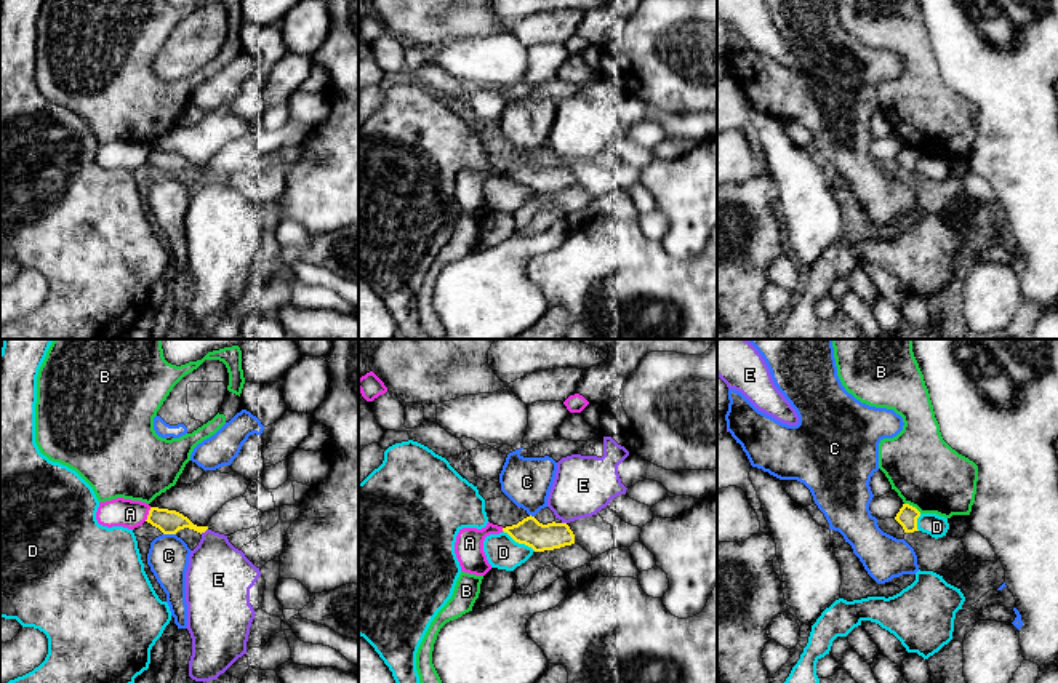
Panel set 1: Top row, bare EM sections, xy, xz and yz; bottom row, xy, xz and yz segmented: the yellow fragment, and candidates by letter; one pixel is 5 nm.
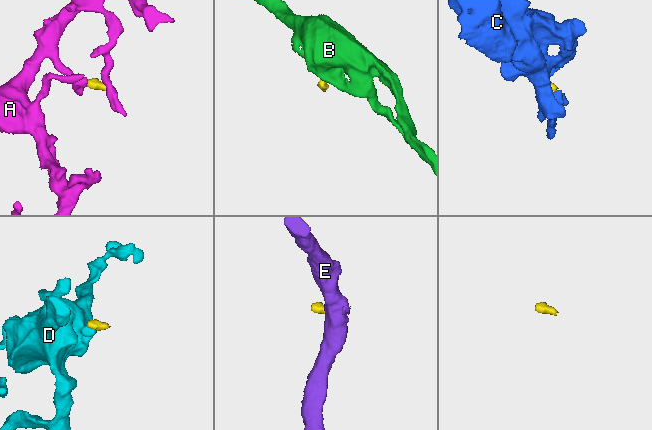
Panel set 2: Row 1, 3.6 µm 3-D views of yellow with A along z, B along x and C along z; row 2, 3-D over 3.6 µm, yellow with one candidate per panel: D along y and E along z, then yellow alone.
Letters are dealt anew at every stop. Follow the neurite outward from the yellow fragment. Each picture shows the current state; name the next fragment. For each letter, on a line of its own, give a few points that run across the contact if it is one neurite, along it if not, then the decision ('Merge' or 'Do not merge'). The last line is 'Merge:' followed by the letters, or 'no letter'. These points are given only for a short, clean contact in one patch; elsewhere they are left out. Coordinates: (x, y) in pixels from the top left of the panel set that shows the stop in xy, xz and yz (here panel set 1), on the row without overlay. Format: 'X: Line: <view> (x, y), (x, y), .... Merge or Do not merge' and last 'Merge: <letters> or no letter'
A: Line: xy (151, 149), (144, 162). Do not merge
B: Line: yz (905, 144), (921, 154). Do not merge
C: Line: xy (164, 175), (175, 176). Do not merge
D: Line: xz (503, 171), (516, 183), (535, 192). Do not merge
E: Line: xy (207, 170), (200, 175). Do not merge
Merge: no letter

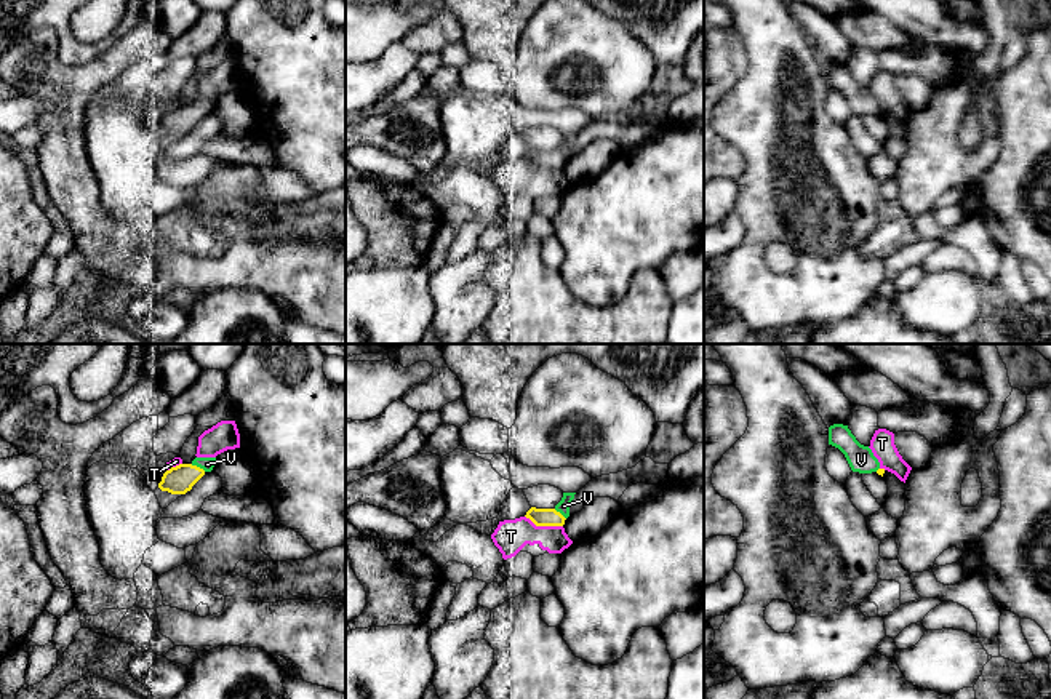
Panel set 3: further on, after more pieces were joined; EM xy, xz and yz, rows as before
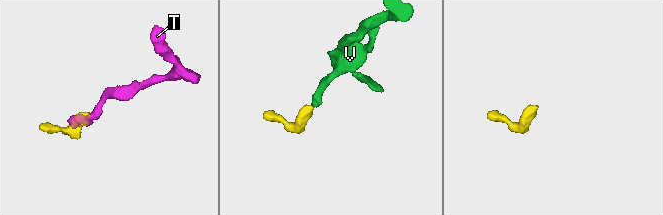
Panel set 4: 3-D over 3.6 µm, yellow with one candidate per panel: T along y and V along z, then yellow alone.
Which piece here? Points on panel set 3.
T: Do not merge
V: Line: xy (178, 122), (199, 109), (207, 106). Merge
Merge: V

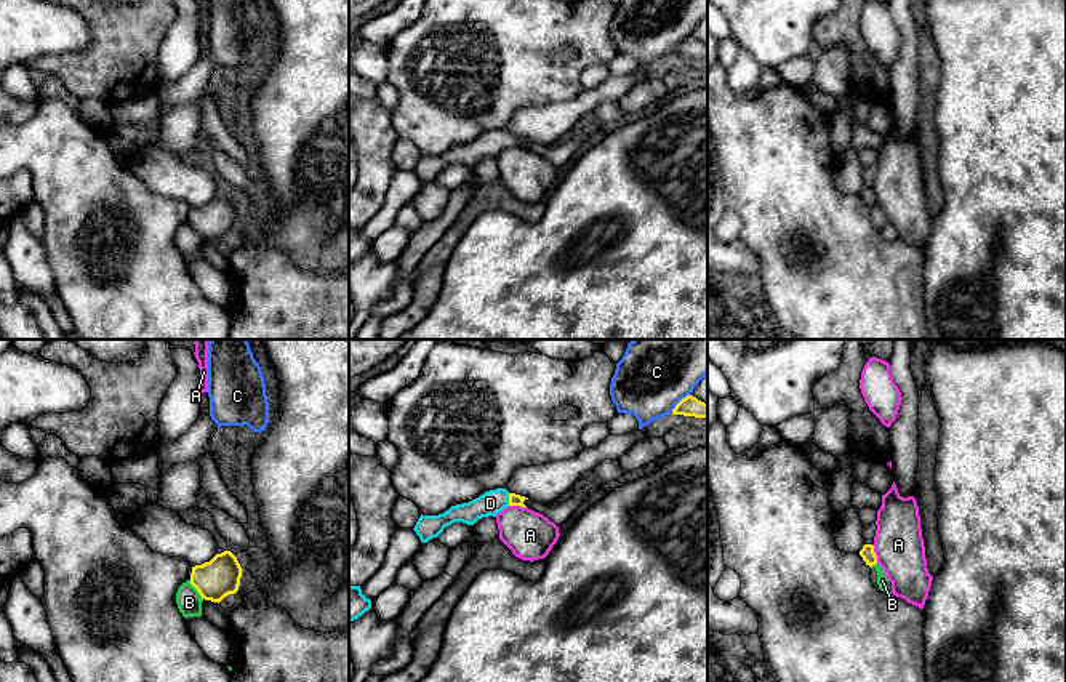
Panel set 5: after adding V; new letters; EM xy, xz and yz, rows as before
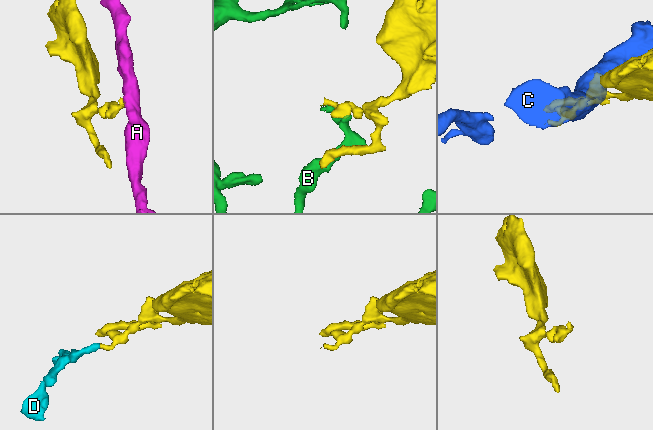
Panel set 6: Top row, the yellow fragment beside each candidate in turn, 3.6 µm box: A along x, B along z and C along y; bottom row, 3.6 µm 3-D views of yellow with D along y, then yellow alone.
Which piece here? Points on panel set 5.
A: Line: yz (871, 186), (877, 204). Do not merge
B: Do not merge
C: Do not merge
D: Merge
Merge: D

